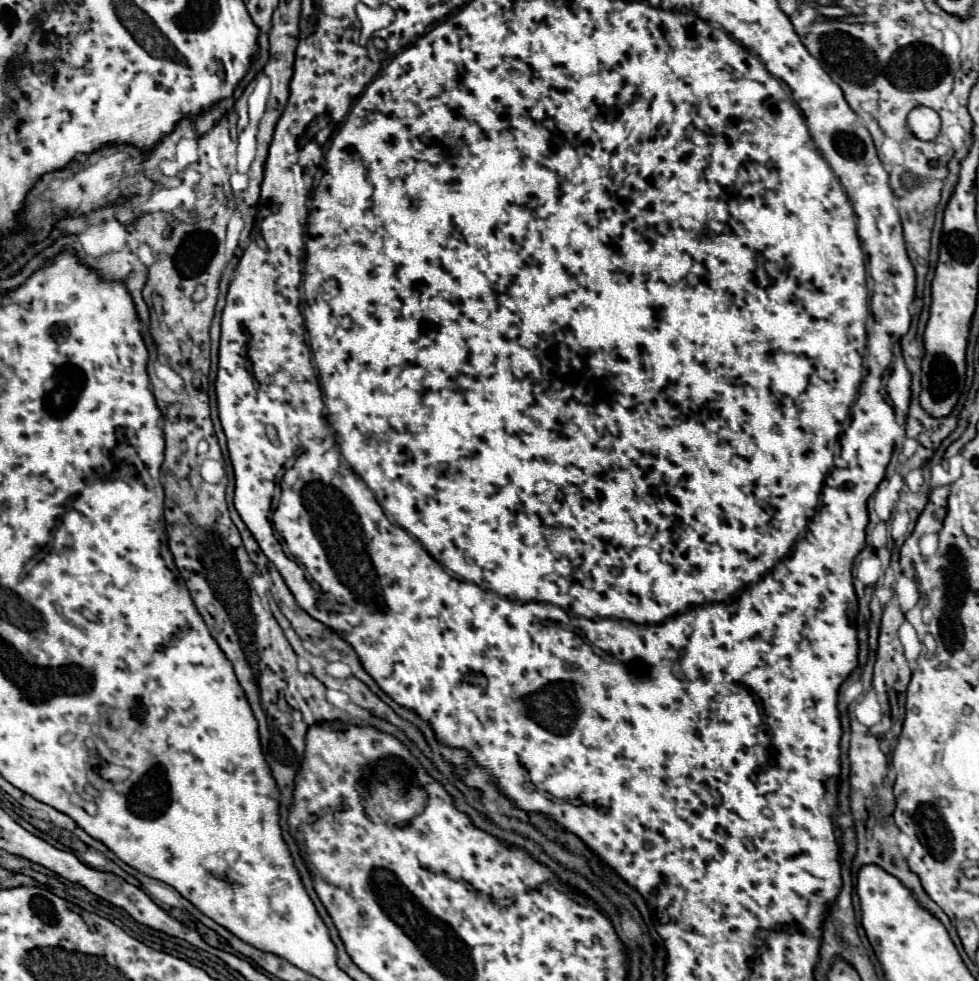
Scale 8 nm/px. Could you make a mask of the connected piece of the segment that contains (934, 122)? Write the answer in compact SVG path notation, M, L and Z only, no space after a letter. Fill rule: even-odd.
M915 107L907 115L907 125L917 139L933 141L939 133L941 119L935 111L931 111L931 107Z

